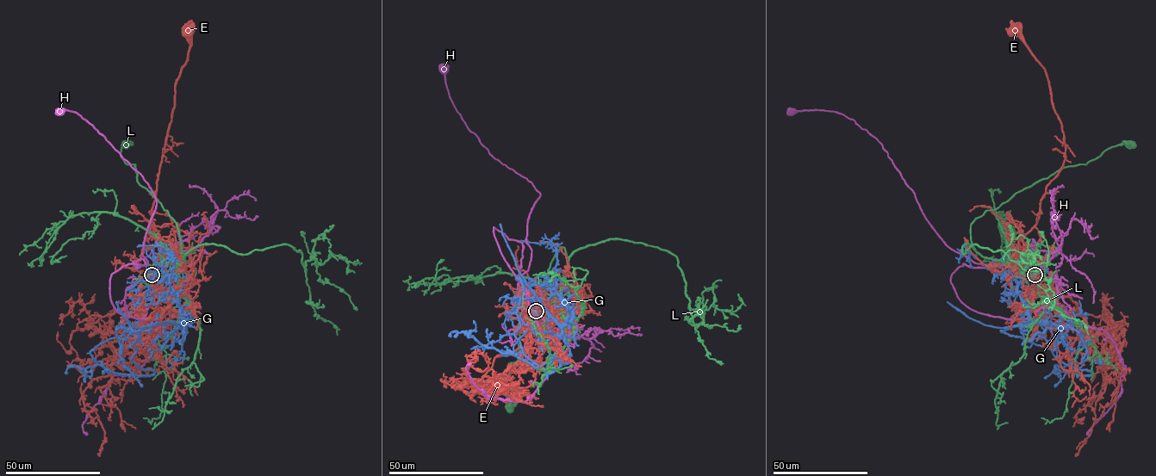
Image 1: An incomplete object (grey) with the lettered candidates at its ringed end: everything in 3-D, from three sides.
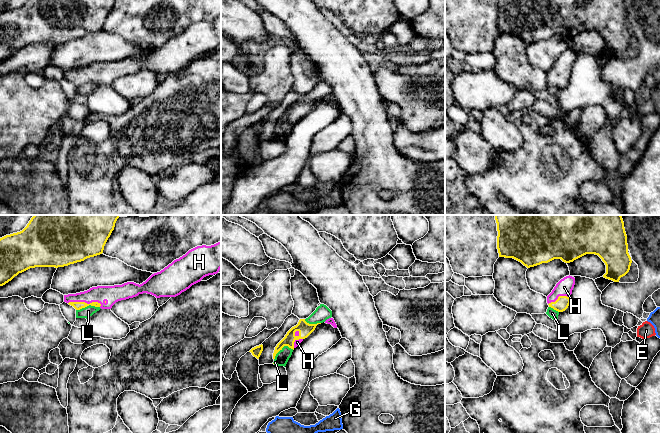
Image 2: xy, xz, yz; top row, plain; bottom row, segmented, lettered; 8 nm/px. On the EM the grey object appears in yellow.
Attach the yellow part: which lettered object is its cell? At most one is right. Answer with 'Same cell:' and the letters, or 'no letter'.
Same cell: H

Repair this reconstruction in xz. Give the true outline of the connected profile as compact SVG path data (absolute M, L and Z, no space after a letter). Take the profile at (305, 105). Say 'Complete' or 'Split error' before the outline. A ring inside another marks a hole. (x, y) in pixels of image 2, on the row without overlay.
Split error. M300 95L298 100L292 103L285 113L277 120L273 129L273 135L284 122L295 125L305 114L307 114L316 104L317 100L309 100L305 95Z

